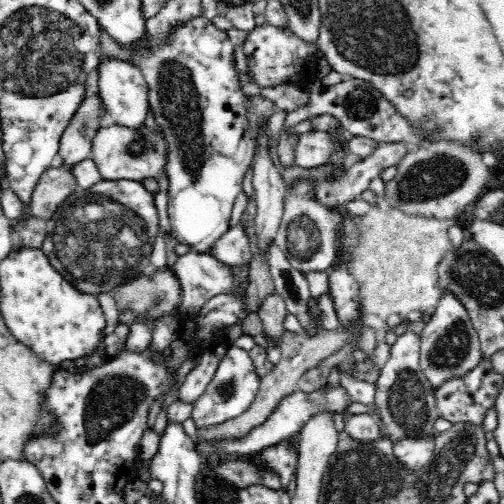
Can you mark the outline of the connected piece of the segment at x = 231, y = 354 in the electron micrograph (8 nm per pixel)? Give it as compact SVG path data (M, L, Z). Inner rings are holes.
M230 346L226 356L220 360L213 380L208 384L206 392L193 402L193 418L196 428L222 424L232 420L248 410L258 395L261 379L256 372L253 360L249 352L234 346Z

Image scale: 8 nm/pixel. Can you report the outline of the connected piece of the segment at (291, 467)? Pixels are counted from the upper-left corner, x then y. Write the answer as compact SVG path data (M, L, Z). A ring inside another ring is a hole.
M287 439L253 453L247 460L260 463L262 467L266 465L270 471L274 471L280 476L281 488L286 490L289 482L296 476L297 458L298 446L295 446L291 439Z

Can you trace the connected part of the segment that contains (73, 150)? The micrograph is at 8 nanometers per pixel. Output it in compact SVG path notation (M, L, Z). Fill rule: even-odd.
M94 68L88 73L85 98L59 140L57 153L62 158L64 170L72 171L74 164L90 156L92 139L97 130L104 126L103 118L107 116L107 110L99 95L98 69Z

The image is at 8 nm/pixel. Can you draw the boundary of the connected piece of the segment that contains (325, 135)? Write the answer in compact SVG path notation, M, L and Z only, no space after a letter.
M312 130L299 136L295 151L295 164L304 168L328 163L334 152L340 150L340 141L328 132Z

